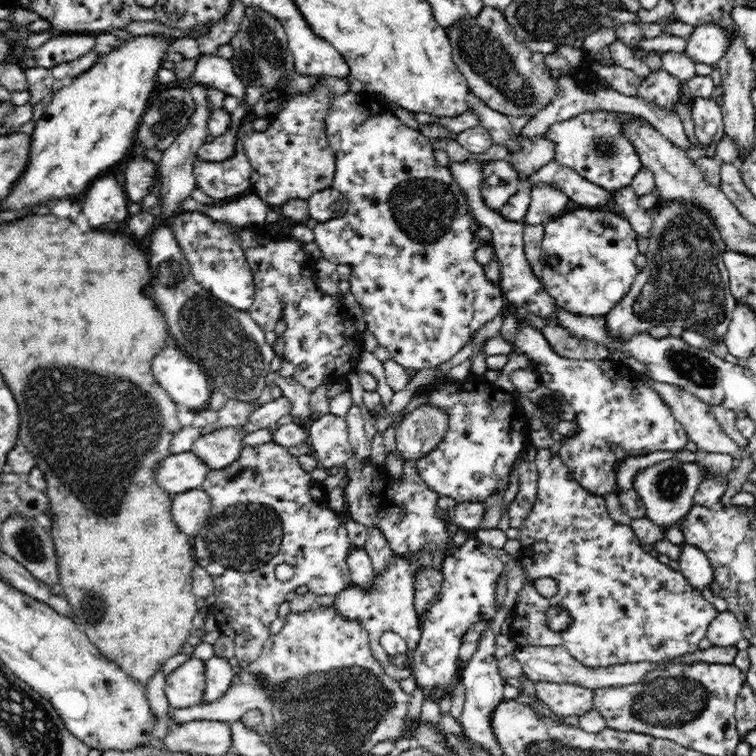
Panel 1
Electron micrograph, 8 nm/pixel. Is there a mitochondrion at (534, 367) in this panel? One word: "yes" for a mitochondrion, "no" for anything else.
no

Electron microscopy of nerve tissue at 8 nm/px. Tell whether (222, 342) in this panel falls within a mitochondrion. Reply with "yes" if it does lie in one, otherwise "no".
yes

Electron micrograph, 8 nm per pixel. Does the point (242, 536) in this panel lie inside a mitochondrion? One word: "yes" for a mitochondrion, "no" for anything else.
yes

